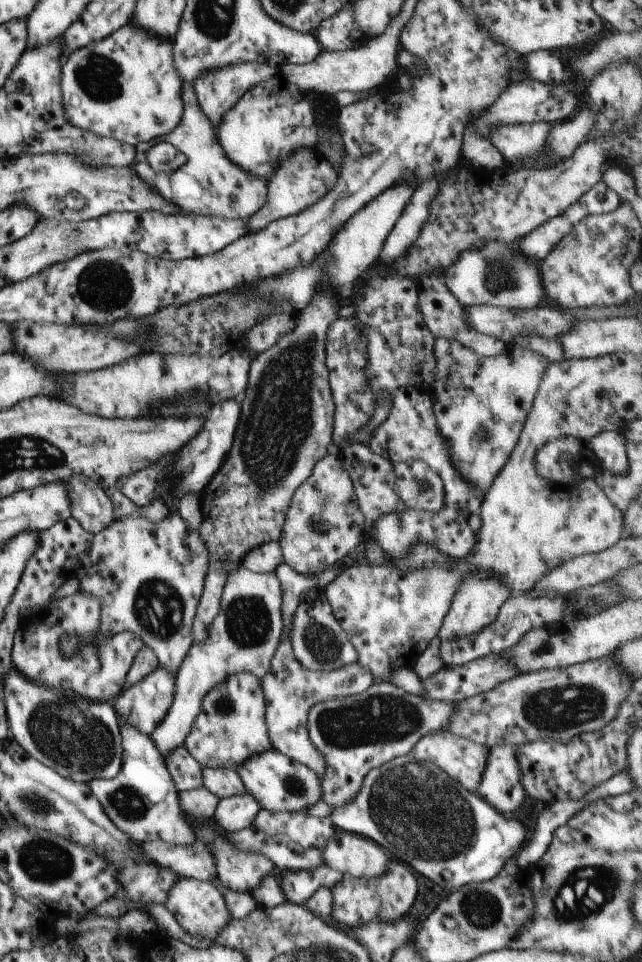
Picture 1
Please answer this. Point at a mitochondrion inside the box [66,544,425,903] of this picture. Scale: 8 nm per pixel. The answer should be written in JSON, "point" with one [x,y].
{"point":[158,606]}

